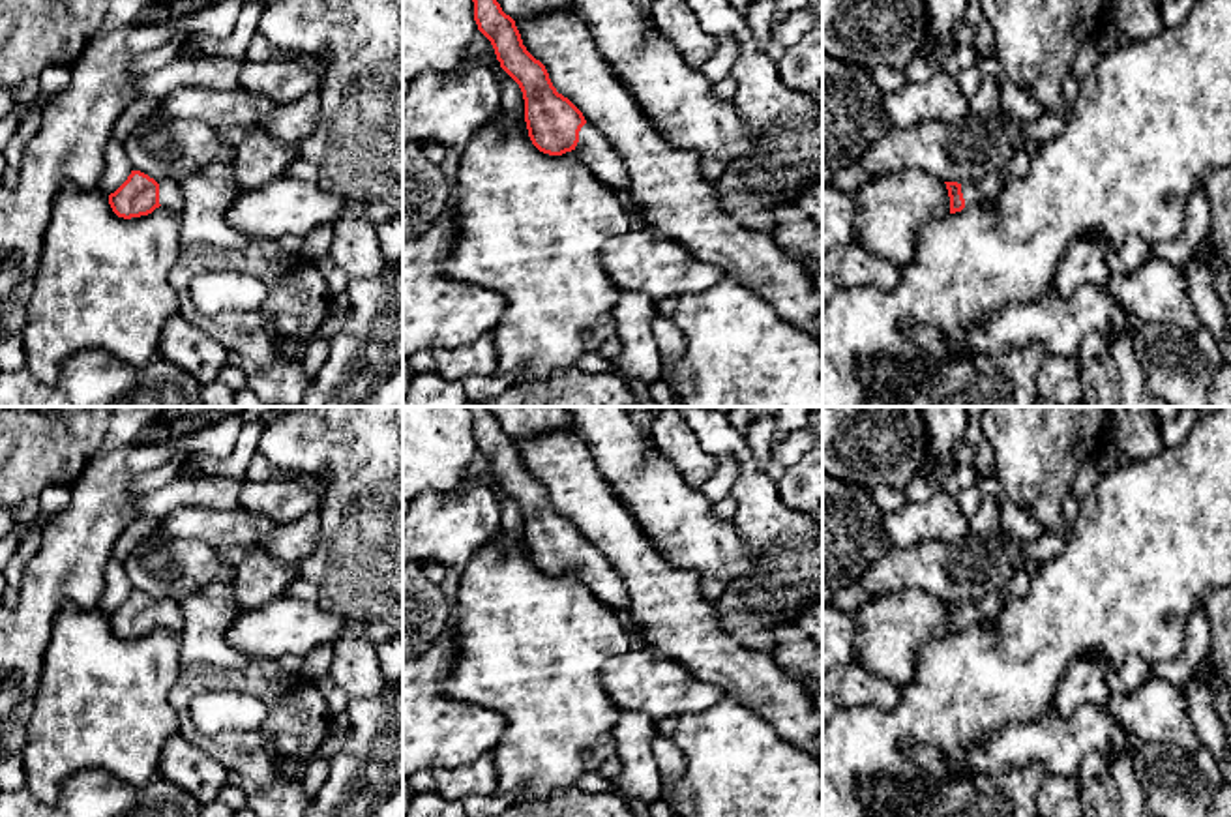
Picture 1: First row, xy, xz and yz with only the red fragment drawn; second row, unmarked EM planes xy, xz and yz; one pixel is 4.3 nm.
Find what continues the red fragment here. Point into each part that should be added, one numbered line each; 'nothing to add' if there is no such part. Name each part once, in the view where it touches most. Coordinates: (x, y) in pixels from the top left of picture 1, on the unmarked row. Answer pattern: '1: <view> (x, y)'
1: xz (594, 572)

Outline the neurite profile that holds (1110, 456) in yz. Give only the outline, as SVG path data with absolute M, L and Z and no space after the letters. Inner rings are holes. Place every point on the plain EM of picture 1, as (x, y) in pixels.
M1107 440L1092 459L1079 467L1070 495L1083 500L1107 472L1124 461L1124 453Z

